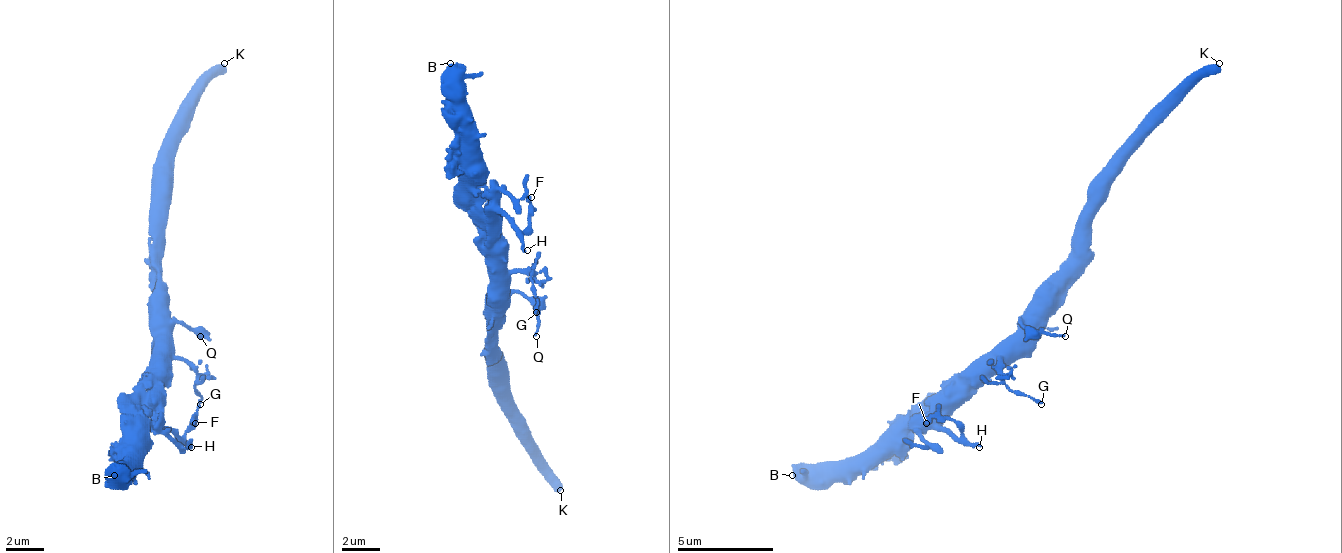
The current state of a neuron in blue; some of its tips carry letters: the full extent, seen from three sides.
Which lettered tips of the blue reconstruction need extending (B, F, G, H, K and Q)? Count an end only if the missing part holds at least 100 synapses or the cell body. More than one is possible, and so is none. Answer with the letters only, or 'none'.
K

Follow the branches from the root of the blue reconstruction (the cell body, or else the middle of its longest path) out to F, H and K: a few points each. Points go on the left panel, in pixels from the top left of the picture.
F: (162, 303), (162, 423), (181, 437), (191, 418), (195, 423)
H: (162, 303), (162, 423), (191, 447)
K: (162, 303), (162, 149), (186, 116), (195, 92), (224, 63)

